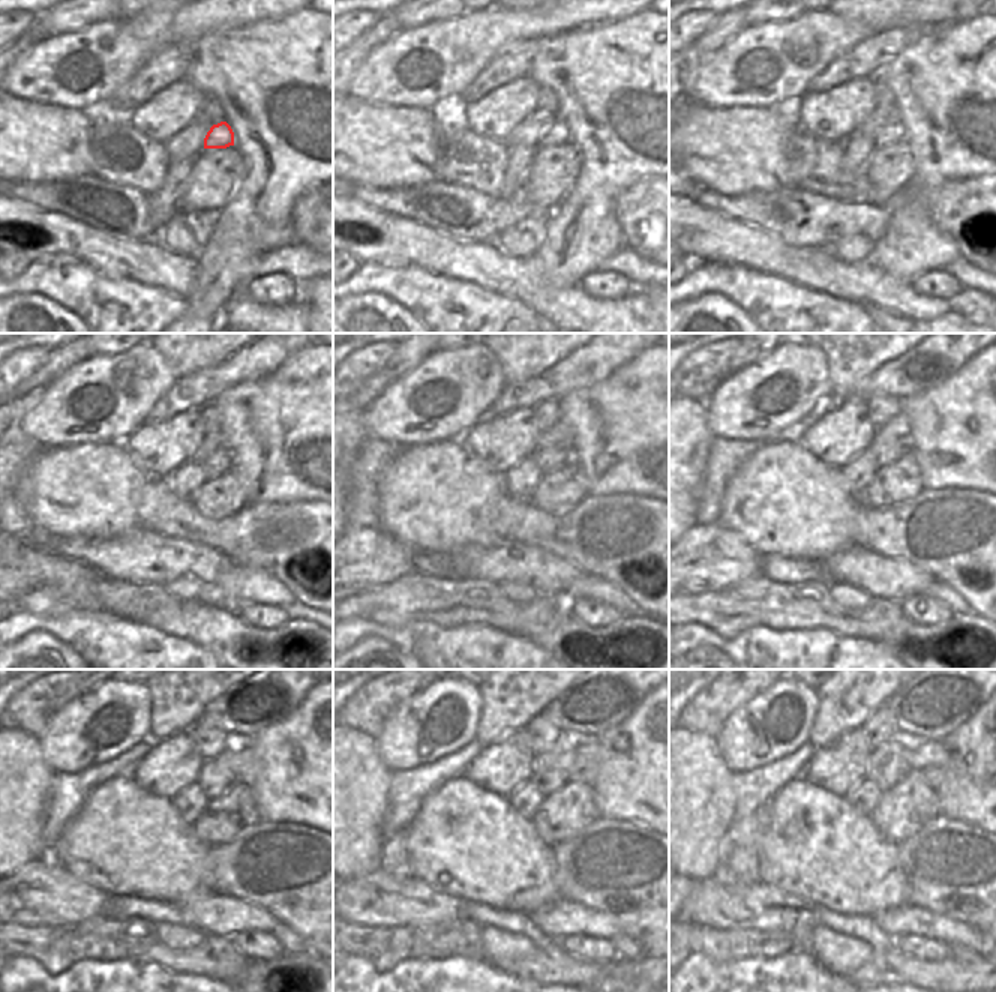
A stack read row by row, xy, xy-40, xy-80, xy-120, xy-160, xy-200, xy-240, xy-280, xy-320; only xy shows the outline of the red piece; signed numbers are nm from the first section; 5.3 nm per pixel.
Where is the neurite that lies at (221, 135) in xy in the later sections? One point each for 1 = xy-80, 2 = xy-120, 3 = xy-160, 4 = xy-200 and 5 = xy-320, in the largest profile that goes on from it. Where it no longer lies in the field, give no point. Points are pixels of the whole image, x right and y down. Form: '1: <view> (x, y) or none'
1: xy-80 (893, 132)
2: xy-120 (219, 462)
3: xy-160 (548, 459)
4: xy-200 (884, 452)
5: xy-320 (887, 763)

